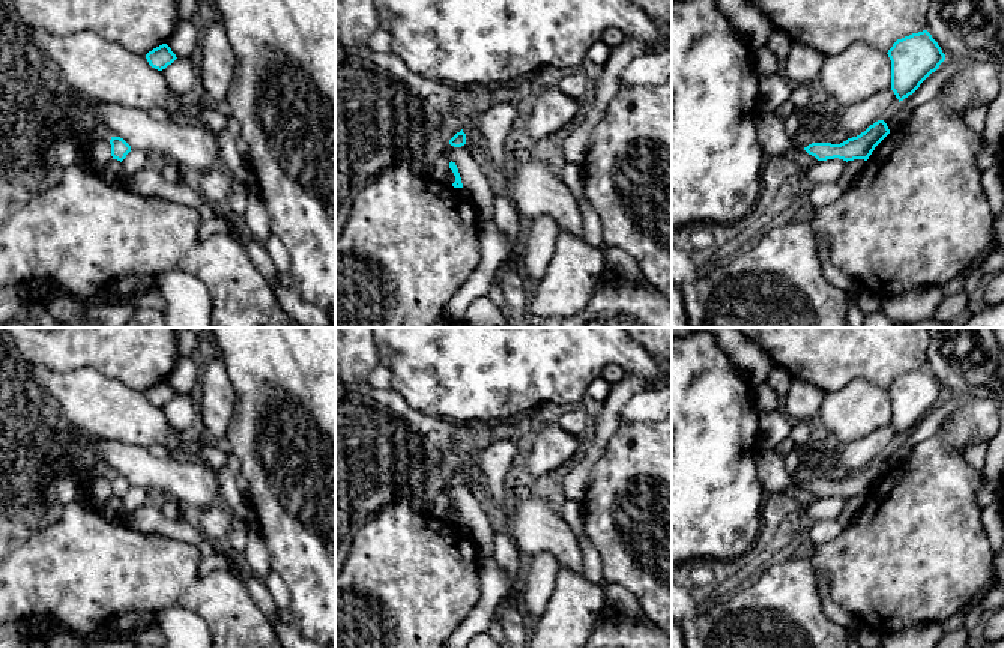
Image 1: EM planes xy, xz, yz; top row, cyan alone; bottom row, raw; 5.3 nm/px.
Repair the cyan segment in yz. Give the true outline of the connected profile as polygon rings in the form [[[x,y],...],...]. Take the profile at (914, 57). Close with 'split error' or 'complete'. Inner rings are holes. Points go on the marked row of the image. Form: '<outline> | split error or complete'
[[[927,30],[897,39],[888,50],[891,90],[903,101],[945,60],[938,42]]] | complete

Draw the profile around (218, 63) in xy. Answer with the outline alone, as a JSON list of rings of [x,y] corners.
[[[219,20],[203,26],[201,54],[198,77],[204,86],[203,98],[210,104],[227,101],[236,69],[236,56]]]

